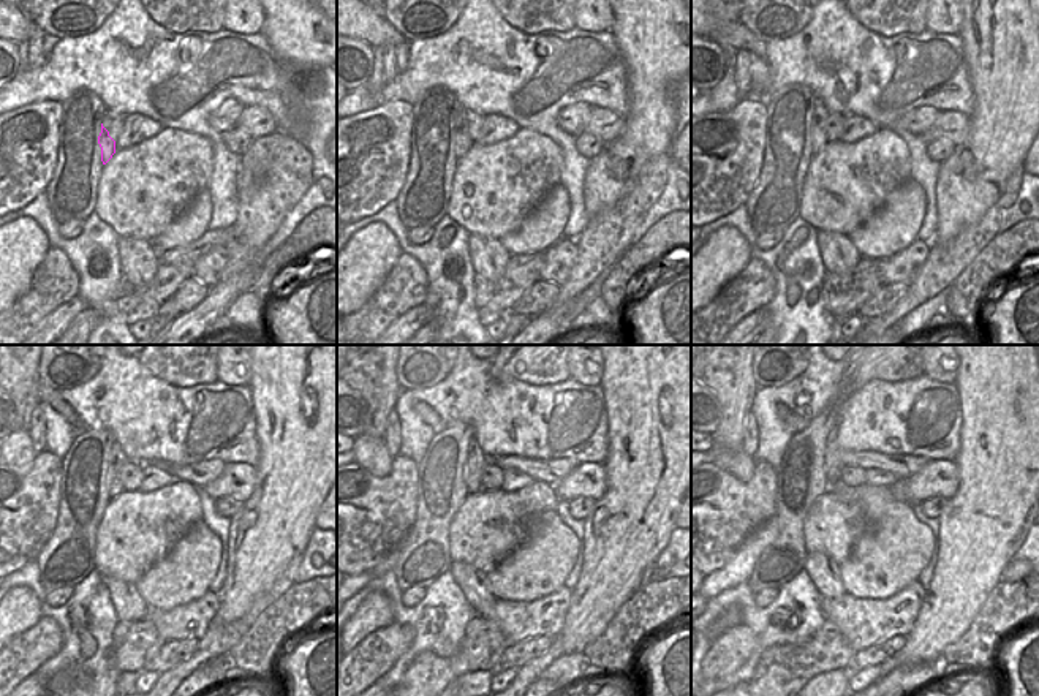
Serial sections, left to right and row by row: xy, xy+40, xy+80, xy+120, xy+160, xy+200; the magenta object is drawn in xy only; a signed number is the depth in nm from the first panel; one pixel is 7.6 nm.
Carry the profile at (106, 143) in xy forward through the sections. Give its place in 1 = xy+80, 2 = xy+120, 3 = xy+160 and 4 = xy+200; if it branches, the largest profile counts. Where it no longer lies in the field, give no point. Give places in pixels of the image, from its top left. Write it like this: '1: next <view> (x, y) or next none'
1: next xy+80 (818, 121)
2: next xy+120 (117, 459)
3: next xy+160 (476, 459)
4: next xy+200 (832, 464)

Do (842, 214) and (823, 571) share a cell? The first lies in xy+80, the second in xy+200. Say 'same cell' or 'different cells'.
different cells

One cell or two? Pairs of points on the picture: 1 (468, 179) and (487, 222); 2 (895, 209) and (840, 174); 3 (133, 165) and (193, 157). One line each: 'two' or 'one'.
1: one
2: two
3: one

